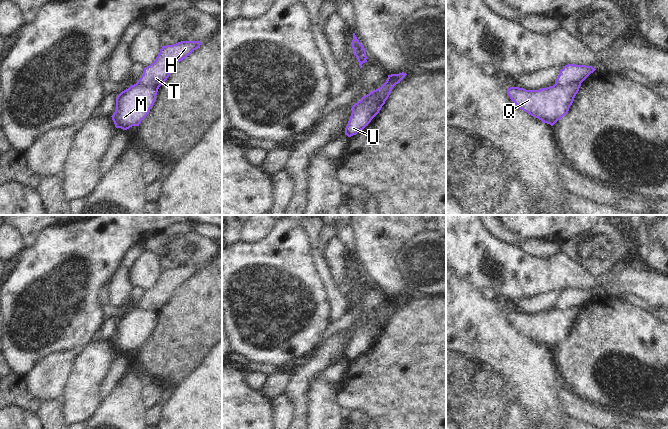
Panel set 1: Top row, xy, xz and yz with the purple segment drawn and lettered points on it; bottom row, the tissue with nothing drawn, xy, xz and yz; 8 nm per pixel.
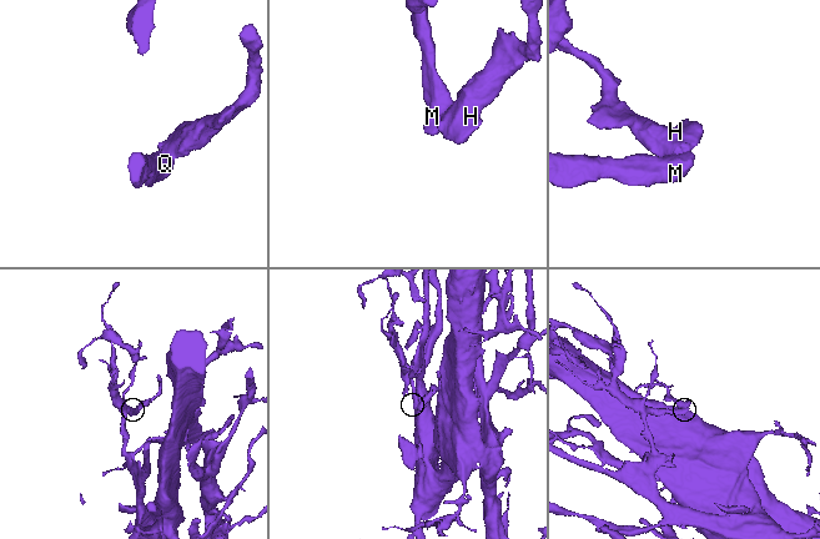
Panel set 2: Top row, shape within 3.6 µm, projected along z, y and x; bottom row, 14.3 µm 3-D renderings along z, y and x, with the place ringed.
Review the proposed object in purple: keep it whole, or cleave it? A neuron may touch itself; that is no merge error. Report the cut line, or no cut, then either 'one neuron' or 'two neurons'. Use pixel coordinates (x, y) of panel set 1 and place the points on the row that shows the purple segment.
xz (376, 90), (374, 101), (368, 107), (369, 114), (372, 117) | two neurons

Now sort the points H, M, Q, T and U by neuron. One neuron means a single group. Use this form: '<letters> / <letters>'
H T / M Q U

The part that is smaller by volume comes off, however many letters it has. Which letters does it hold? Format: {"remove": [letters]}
{"remove": ["H", "T"]}

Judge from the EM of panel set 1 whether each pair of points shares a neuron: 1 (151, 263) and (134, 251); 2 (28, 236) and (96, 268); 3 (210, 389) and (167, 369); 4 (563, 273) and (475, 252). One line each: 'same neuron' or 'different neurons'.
1: different neurons
2: different neurons
3: different neurons
4: same neuron

